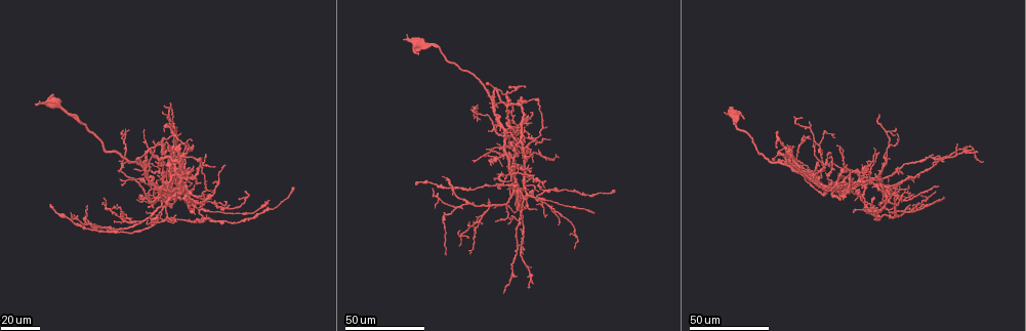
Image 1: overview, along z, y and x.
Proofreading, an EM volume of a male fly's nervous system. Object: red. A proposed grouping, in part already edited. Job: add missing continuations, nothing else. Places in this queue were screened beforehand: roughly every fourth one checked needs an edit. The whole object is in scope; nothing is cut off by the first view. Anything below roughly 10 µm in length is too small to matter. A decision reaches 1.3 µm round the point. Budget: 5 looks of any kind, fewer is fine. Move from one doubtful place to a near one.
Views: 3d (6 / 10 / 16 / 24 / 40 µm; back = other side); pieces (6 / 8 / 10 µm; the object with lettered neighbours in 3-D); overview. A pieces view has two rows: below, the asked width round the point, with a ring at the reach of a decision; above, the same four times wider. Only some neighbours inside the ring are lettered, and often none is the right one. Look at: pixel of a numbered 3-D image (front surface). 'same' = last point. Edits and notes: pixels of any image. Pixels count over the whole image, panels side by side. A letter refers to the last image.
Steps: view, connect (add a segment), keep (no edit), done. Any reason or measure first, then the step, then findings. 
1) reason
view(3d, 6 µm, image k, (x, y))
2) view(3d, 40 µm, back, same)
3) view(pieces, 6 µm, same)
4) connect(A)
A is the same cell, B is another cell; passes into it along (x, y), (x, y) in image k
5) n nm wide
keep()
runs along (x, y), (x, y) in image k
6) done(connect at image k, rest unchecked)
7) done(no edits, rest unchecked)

thin end
view(3d, 40 µm, image 1, (874, 149))

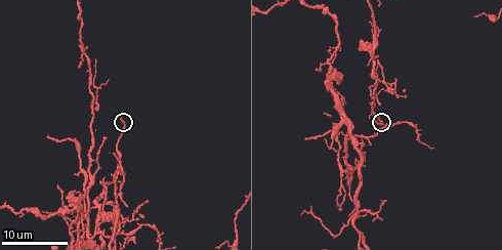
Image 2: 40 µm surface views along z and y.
view(pieces, 6 µm, image 2, (122, 119))

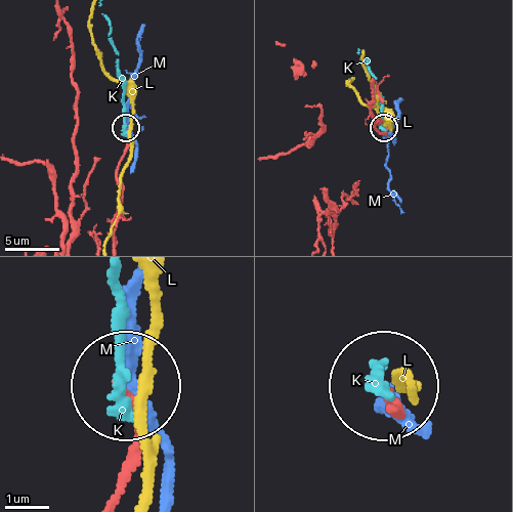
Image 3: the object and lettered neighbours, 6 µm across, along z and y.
keep()
K, L and M are other cells; no lettered segment goes on from it

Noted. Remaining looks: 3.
branch stops here
view(3d, 24 µm, image 1, (174, 215))

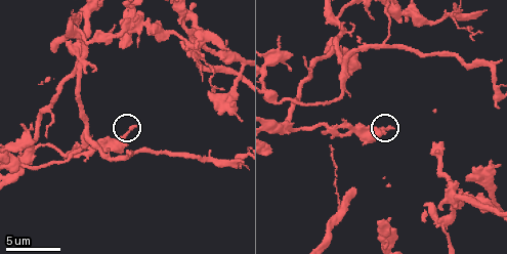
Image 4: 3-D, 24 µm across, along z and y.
see the neighbours
view(pieces, 10 µm, image 4, (134, 126))

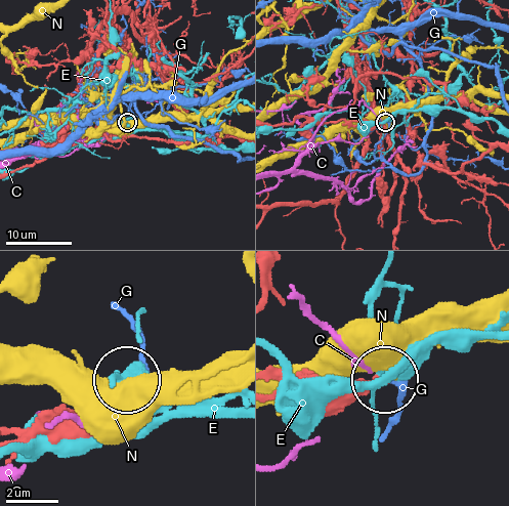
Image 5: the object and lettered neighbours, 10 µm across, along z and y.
keep()
C, E, G and N are other cells; none of them fits

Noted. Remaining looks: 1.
done(no edits, rest unchecked)

